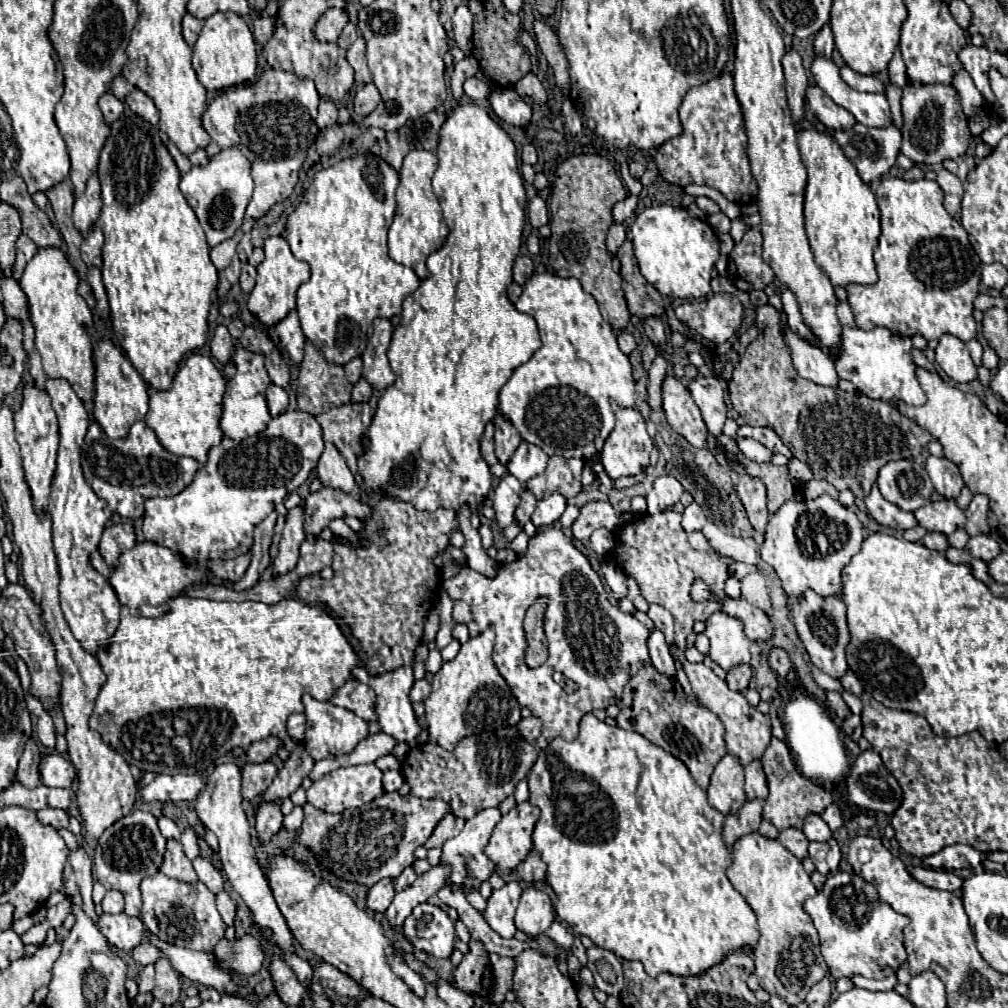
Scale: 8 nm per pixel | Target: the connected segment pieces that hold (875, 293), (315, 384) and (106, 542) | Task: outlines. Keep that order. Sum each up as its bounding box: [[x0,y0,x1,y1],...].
[[848,178,982,342],[298,340,352,416],[98,524,136,566]]

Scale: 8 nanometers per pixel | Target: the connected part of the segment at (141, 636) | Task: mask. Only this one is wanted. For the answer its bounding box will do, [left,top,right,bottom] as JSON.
[90,596,360,774]

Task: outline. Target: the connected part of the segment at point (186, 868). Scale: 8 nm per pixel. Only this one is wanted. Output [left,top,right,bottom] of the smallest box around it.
[160,838,198,882]

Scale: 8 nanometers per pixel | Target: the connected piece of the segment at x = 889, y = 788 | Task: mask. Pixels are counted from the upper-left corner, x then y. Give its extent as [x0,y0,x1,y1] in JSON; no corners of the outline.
[846,750,900,816]

